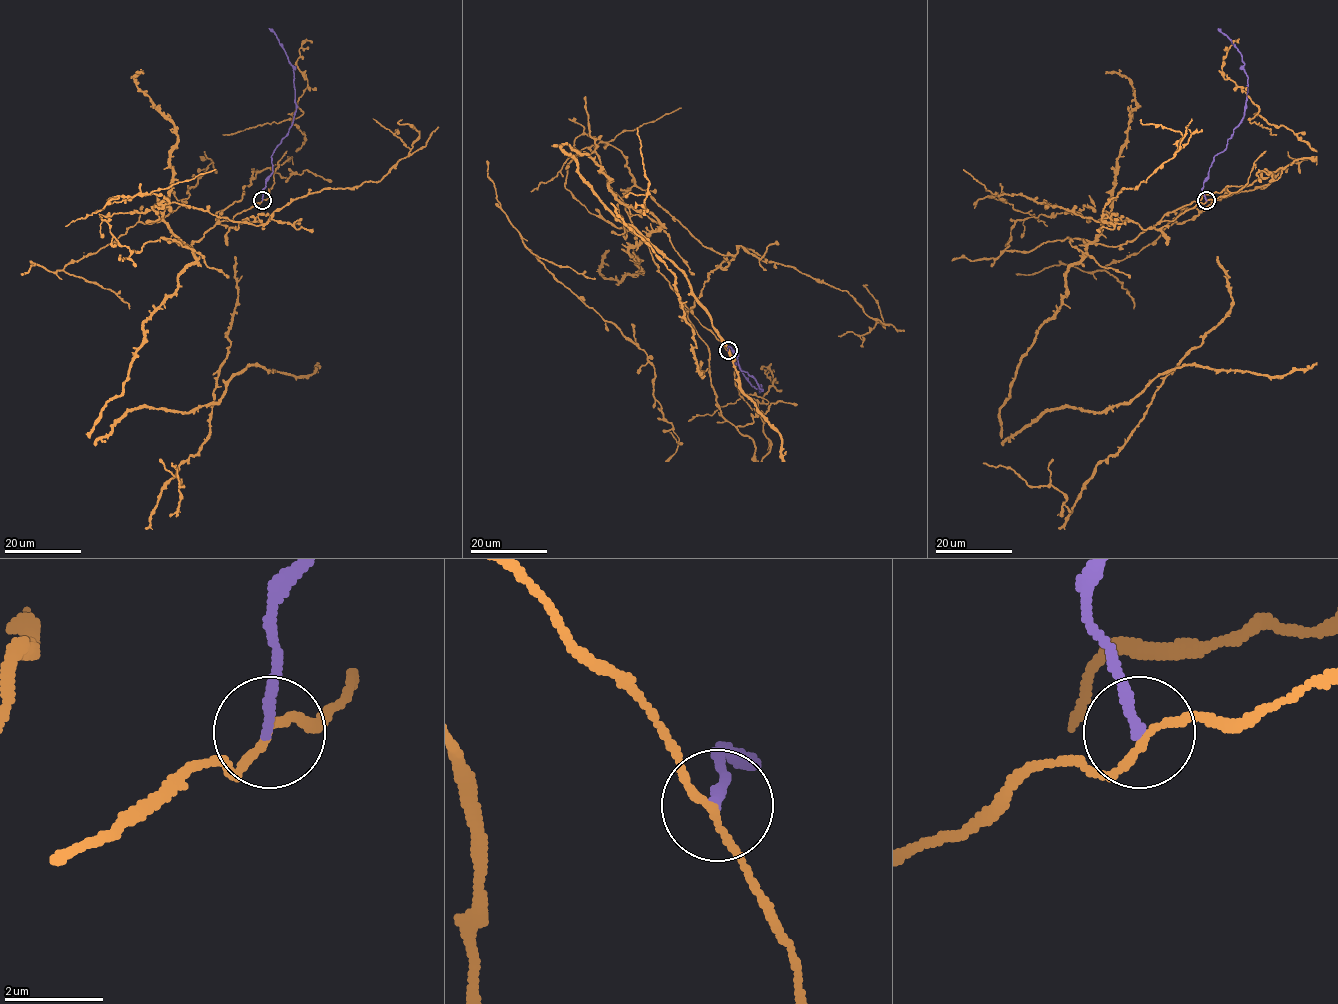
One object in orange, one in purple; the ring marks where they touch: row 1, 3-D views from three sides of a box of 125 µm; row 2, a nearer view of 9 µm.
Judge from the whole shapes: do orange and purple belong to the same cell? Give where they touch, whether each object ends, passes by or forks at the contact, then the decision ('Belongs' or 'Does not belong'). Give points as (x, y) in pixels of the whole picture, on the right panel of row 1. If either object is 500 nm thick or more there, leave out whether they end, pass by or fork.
Place: (1206, 200). At the ring orange passes by. At the ring purple ends. Does not belong

